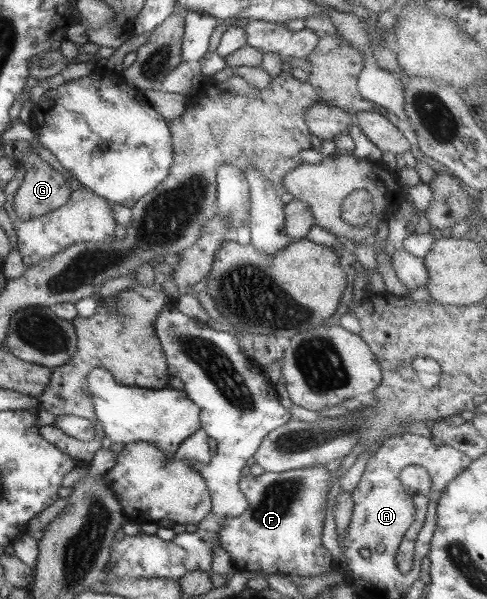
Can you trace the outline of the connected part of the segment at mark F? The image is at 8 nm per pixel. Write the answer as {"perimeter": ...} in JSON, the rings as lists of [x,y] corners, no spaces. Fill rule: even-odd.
{"perimeter":[[[323,464],[290,469],[281,473],[263,472],[261,475],[241,476],[238,488],[245,496],[246,506],[237,517],[226,517],[217,534],[221,549],[229,555],[237,571],[254,571],[269,575],[290,575],[315,577],[331,571],[331,555],[321,545],[321,527],[327,505],[327,493],[330,488],[331,472]]]}

